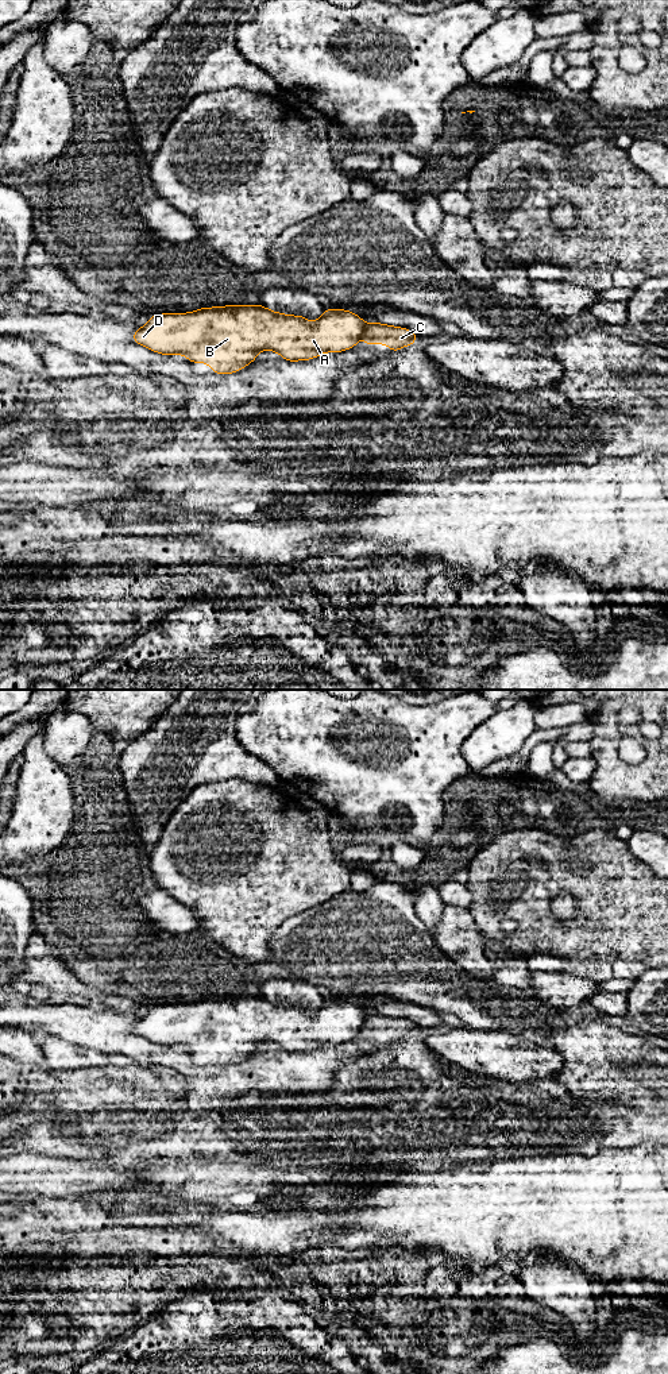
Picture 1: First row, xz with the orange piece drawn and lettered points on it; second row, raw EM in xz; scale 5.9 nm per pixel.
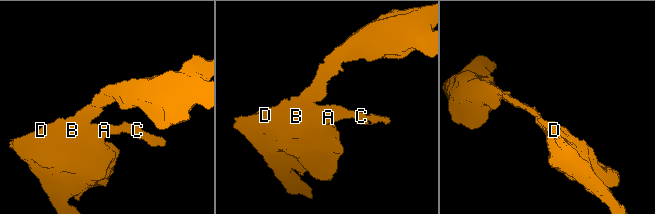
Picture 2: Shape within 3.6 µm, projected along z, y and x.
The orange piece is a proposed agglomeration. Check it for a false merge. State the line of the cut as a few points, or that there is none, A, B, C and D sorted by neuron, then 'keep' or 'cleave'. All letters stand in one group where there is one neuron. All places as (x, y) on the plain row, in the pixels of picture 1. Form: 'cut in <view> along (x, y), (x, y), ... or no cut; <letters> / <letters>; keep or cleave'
cut in xz along (366, 1017), (362, 1026); A B D / C; cleave

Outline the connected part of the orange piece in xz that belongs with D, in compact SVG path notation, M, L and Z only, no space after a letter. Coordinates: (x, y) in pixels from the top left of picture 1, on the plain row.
M227 996L151 1007L135 1022L132 1031L157 1045L185 1046L190 1054L206 1054L215 1065L227 1066L243 1061L263 1041L274 1042L289 1053L351 1041L363 1027L364 1018L360 1007L344 1000L324 1000L314 1014L309 1014L305 1007L282 1006L263 996Z

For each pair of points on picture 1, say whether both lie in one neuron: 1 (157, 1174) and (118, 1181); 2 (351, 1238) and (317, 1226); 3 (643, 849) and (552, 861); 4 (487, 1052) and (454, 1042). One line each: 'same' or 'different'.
1: different
2: same
3: different
4: same

